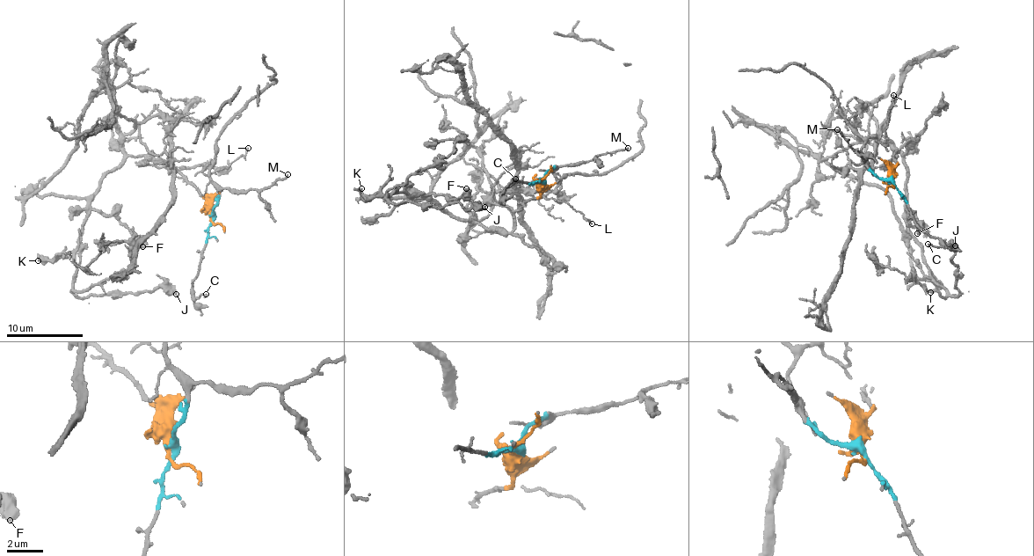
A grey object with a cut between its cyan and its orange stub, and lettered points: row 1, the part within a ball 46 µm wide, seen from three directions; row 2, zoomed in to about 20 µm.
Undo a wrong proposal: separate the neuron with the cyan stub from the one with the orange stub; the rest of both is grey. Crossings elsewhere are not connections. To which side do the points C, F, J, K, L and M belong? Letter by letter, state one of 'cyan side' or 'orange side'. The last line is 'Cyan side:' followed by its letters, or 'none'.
C: cyan side
F: orange side
J: orange side
K: orange side
L: cyan side
M: cyan side
Cyan side: C, L, M

